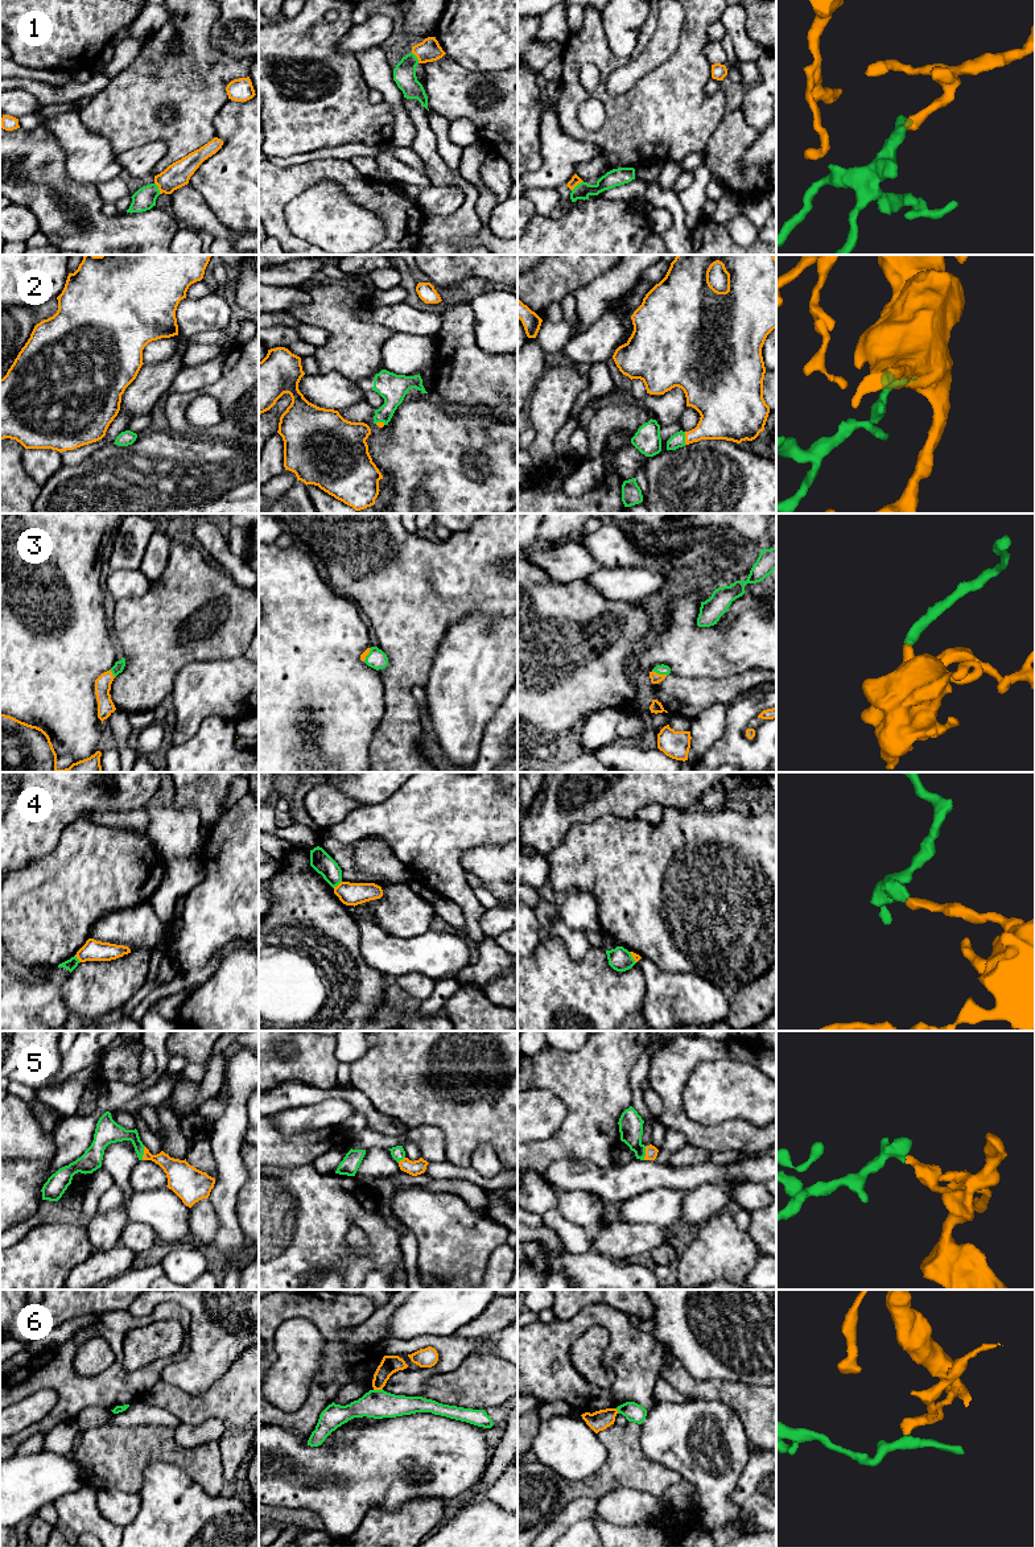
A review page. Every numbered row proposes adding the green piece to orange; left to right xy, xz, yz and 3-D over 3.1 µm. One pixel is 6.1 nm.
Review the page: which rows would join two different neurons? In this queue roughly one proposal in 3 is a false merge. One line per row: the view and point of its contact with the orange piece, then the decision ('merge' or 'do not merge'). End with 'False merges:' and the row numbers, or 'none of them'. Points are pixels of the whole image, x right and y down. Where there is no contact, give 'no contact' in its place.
1: contact xz (416, 56); merge
2: contact yz (685, 438); merge
3: contact yz (660, 675); merge
4: contact xz (338, 885); do not merge
5: contact yz (646, 1152); merge
6: contact xz (378, 1389); do not merge
False merges: 4, 6

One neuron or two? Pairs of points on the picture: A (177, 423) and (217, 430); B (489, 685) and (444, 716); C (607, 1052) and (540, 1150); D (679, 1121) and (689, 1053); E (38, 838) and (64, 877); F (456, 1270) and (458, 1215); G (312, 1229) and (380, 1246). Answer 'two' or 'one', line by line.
A: one
B: one
C: one
D: one
E: two
F: one
G: one

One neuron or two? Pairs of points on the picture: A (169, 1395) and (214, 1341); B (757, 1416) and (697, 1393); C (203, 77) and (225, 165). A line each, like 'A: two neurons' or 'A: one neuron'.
A: two neurons
B: one neuron
C: two neurons

